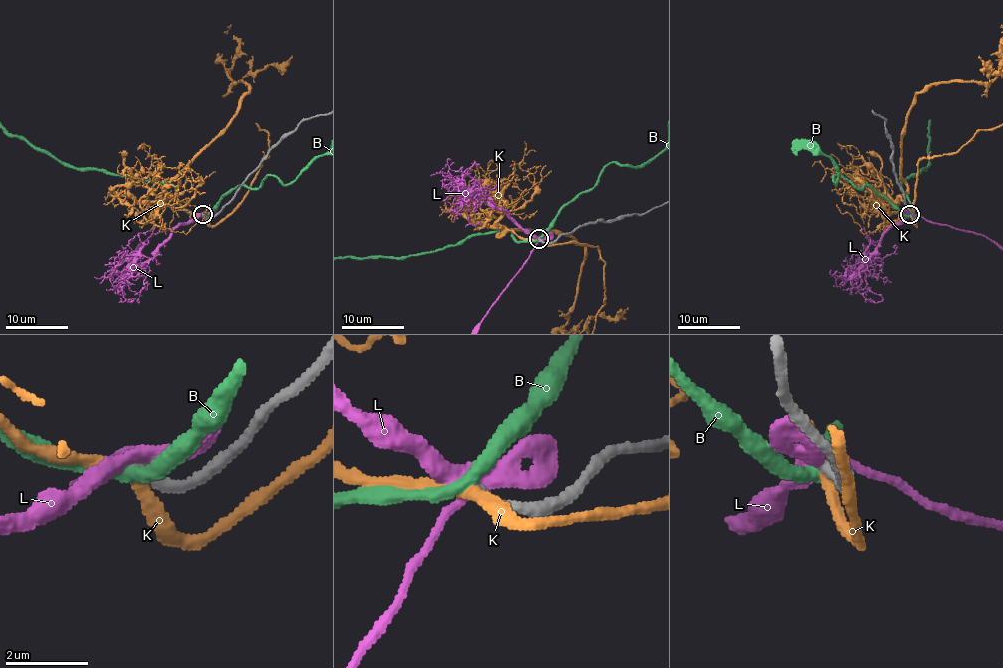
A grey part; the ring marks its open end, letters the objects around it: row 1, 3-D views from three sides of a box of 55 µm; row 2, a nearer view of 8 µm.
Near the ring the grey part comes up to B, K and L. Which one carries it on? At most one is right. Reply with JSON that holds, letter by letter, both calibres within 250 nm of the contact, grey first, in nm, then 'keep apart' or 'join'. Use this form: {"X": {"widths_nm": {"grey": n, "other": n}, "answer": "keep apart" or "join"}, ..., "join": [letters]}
{"B": {"widths_nm": {"grey": 320, "other": 320}, "answer": "keep apart"}, "K": {"widths_nm": {"grey": 360, "other": 280}, "answer": "keep apart"}, "L": {"widths_nm": {"grey": 320, "other": 280}, "answer": "join"}, "join": ["L"]}

